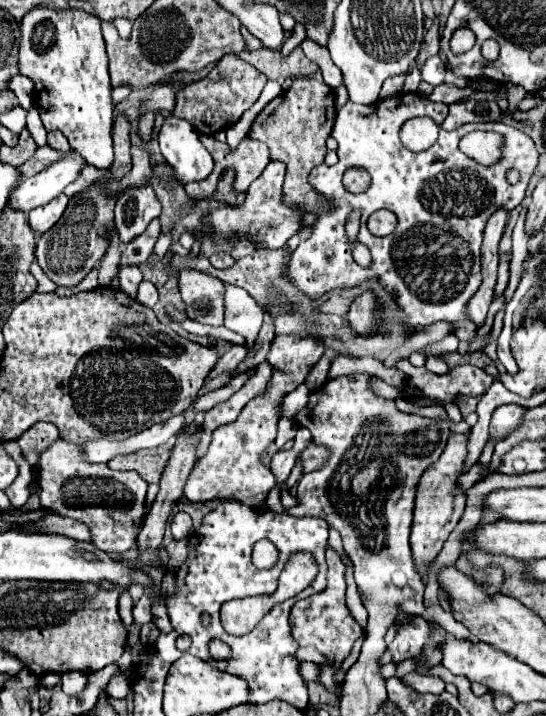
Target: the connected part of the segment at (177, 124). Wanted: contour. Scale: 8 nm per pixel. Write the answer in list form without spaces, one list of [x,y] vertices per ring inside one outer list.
[[[179,117],[165,119],[159,133],[159,145],[163,159],[173,165],[175,179],[181,185],[201,181],[213,171],[213,159],[203,147],[199,133]]]

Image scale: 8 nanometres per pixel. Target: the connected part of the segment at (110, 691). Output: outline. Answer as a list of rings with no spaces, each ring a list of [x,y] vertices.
[[[121,673],[121,675],[113,677],[113,679],[109,681],[109,685],[107,685],[105,693],[107,693],[107,695],[111,695],[111,697],[117,697],[117,699],[125,699],[125,697],[127,697],[127,693],[129,693],[129,685],[127,685],[125,675]]]

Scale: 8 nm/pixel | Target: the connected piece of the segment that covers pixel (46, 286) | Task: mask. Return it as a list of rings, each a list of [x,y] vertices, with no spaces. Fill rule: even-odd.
[[[37,261],[31,263],[29,271],[31,271],[31,275],[33,275],[37,281],[36,292],[49,293],[49,291],[55,291],[55,289],[57,289],[57,285],[55,285],[53,281],[49,281],[49,277],[43,273],[43,269],[37,265]]]

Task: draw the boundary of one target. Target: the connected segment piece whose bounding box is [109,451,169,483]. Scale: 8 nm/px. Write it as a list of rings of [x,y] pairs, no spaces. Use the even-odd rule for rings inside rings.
[[[169,451],[161,455],[143,455],[143,453],[131,453],[131,455],[121,455],[109,461],[111,469],[135,469],[141,473],[141,477],[147,483],[159,483],[161,477],[161,467],[165,467],[165,459],[169,459]]]

